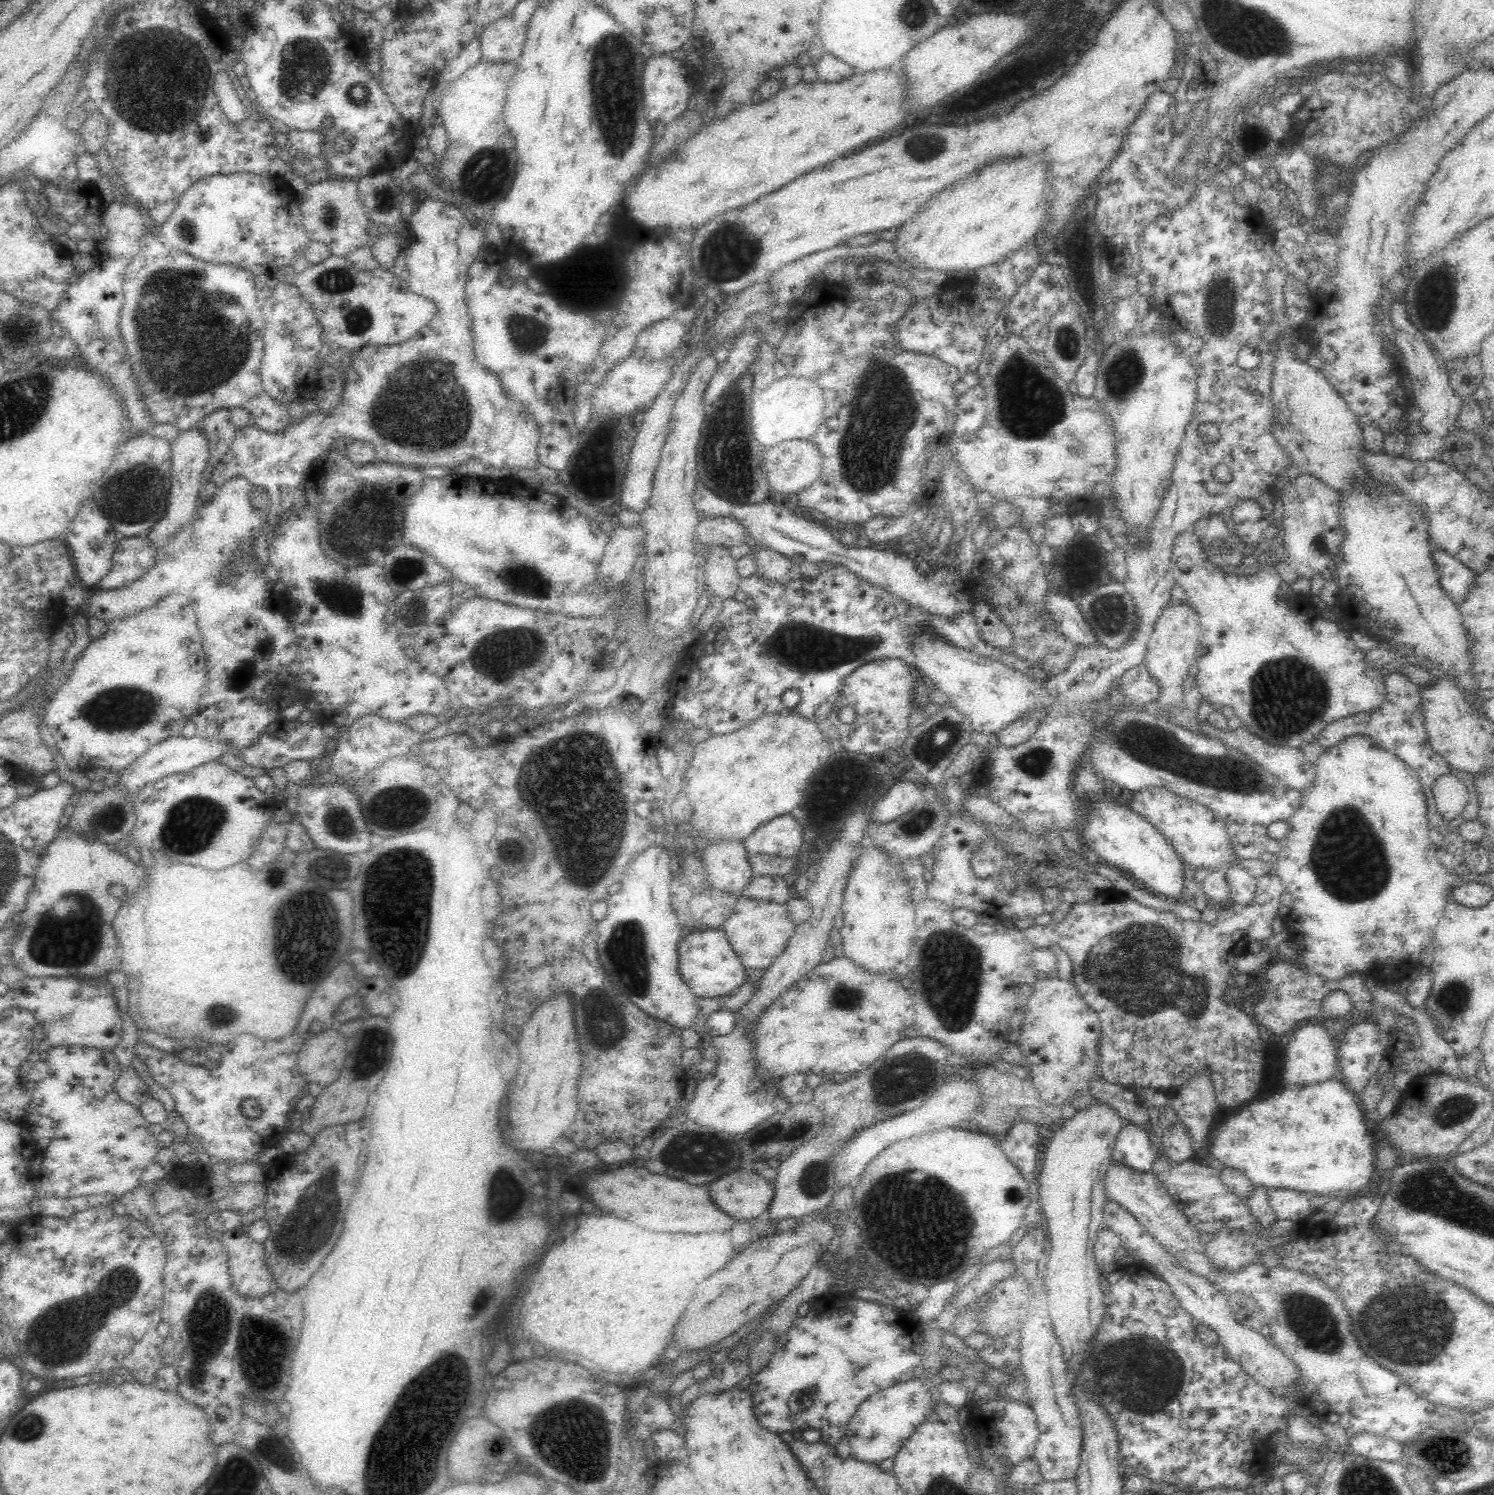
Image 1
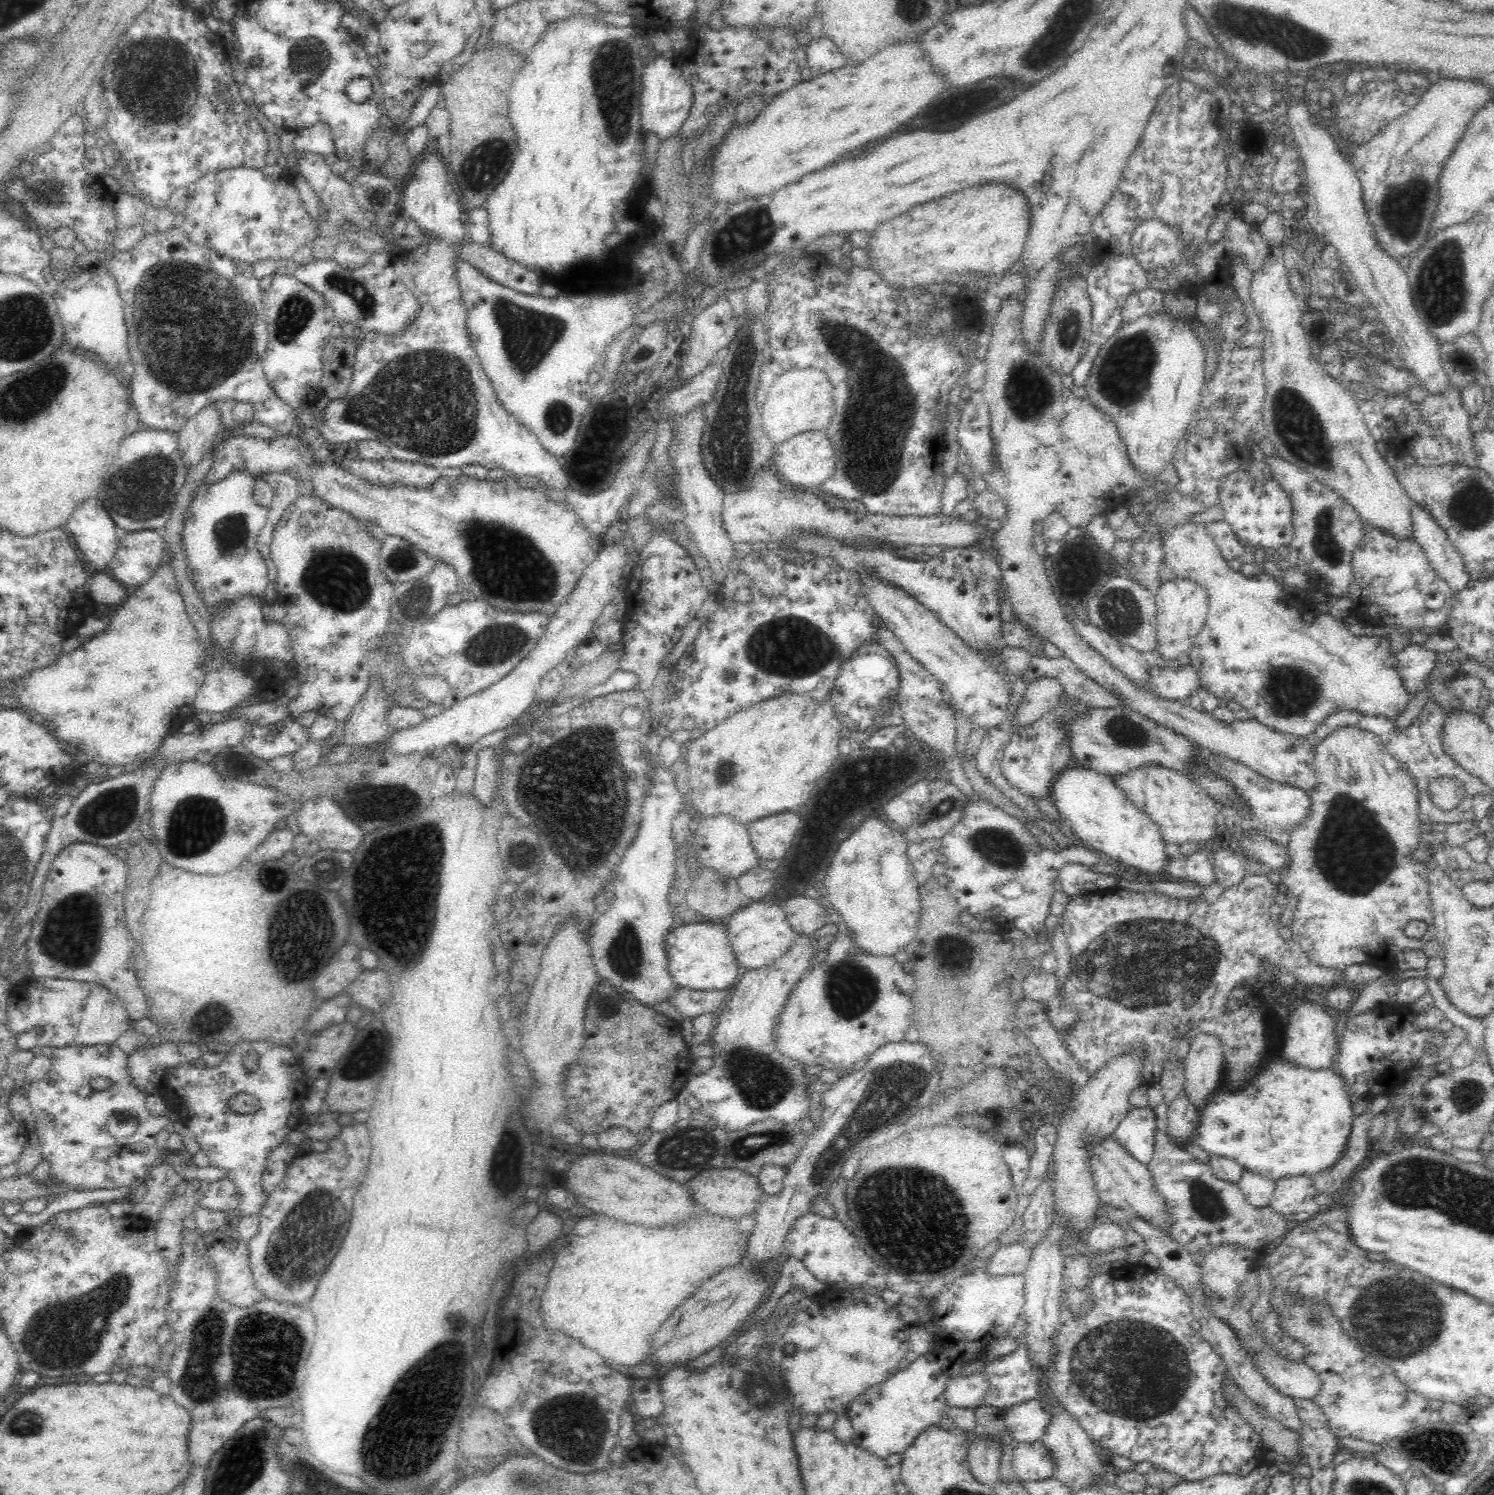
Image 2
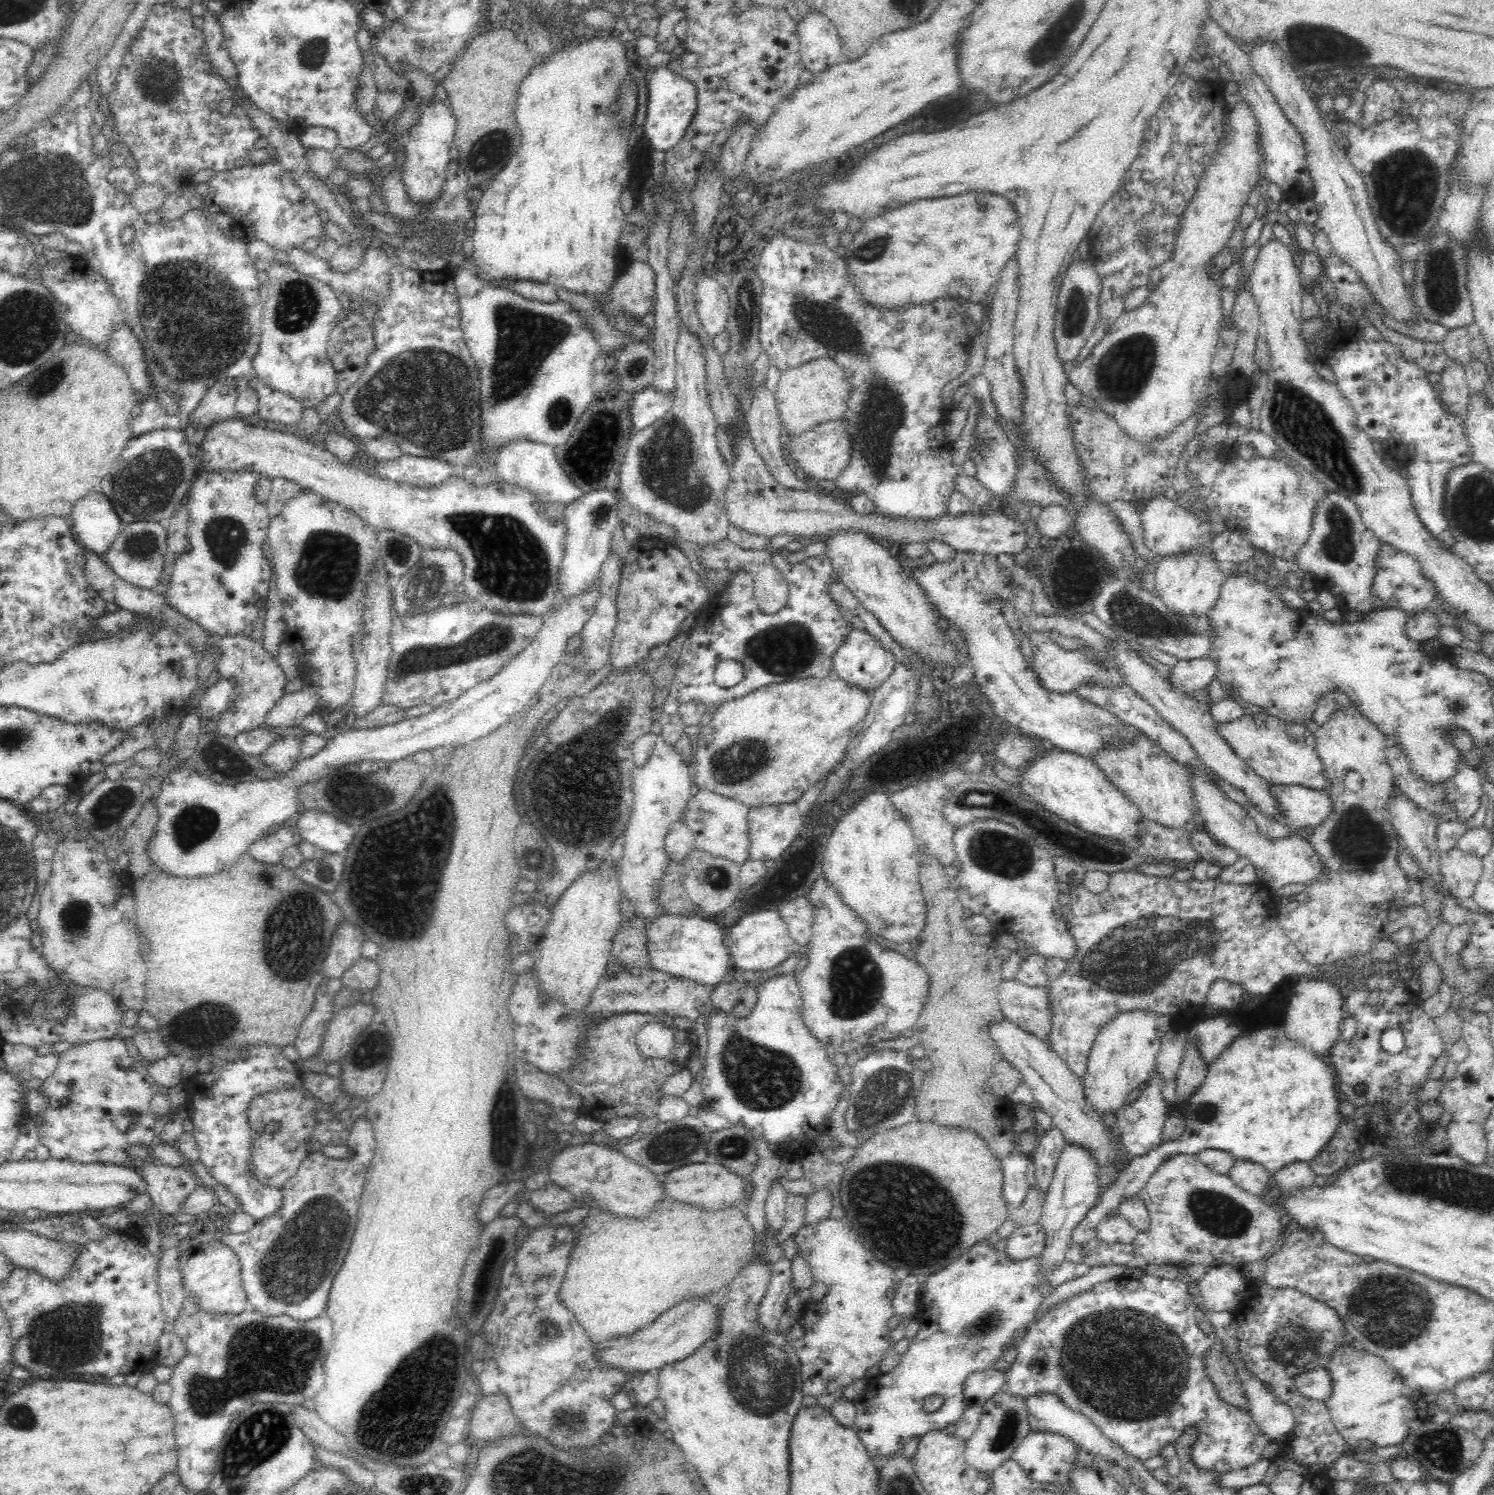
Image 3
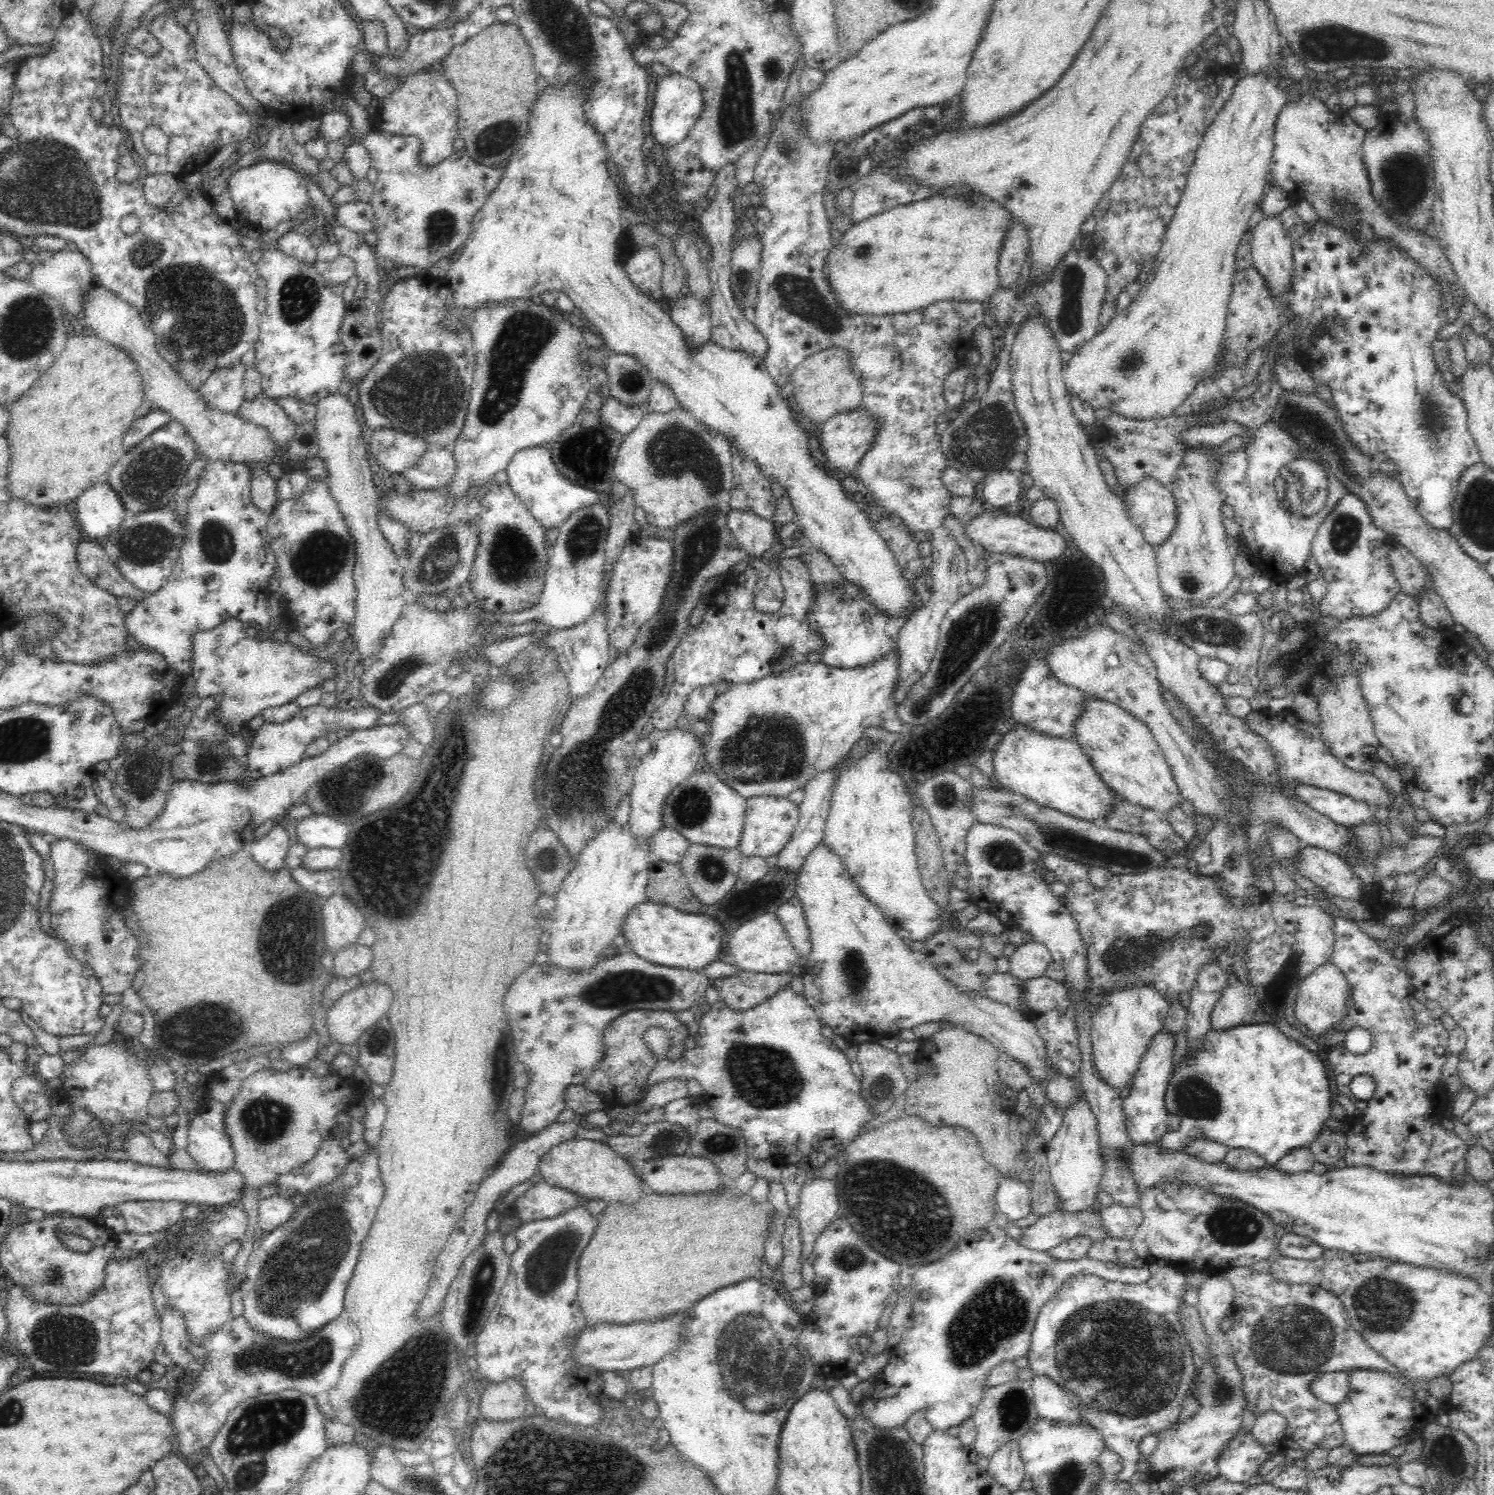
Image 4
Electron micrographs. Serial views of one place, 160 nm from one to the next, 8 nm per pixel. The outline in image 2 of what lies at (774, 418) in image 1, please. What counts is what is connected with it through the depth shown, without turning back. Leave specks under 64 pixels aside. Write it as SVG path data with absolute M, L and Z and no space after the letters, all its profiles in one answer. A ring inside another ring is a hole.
M816 368L784 372L774 380L760 414L762 414L762 430L776 446L797 434L824 431L834 414L832 386L828 376Z

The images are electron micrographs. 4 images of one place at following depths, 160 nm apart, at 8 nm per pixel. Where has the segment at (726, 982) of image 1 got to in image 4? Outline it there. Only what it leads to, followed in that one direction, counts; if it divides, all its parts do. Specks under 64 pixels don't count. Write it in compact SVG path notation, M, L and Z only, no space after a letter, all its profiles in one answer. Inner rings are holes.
M648 900L635 906L628 913L622 925L621 932L628 939L627 949L631 950L643 960L655 965L700 972L703 972L711 962L719 960L723 935L720 932L720 926L710 916L684 913L676 907L651 903Z

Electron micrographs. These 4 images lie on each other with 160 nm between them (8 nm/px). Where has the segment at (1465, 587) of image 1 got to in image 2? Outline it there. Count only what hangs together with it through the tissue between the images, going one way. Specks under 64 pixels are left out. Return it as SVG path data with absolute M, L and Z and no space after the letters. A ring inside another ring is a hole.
M1420 505L1411 507L1411 523L1413 538L1423 548L1437 577L1446 582L1448 592L1454 594L1464 590L1471 581L1470 574L1444 529L1440 529L1430 513Z

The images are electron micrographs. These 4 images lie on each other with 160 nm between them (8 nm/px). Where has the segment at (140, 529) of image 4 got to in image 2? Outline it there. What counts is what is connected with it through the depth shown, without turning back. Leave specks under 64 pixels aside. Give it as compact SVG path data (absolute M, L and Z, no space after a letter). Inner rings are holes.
M160 531L124 532L118 539L108 572L114 580L132 590L151 577L164 555L164 539Z

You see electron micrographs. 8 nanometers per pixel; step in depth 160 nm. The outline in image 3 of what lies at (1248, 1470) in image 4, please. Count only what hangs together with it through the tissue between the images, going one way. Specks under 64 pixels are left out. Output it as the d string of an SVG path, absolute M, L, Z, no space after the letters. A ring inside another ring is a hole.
M1145 1271L1138 1278L1120 1276L1107 1282L1100 1282L1086 1292L1060 1301L1057 1307L1053 1306L1039 1321L1032 1322L1027 1329L1027 1333L1016 1342L1017 1355L1010 1366L1004 1370L1004 1386L1001 1390L1008 1391L1012 1397L1022 1398L1040 1393L1056 1395L1071 1411L1084 1414L1086 1418L1092 1421L1092 1424L1096 1425L1096 1429L1100 1430L1104 1437L1108 1437L1112 1442L1121 1446L1126 1454L1138 1460L1146 1461L1160 1455L1166 1445L1174 1444L1175 1446L1175 1442L1182 1437L1184 1432L1195 1430L1197 1433L1196 1440L1192 1442L1190 1452L1188 1452L1190 1463L1200 1469L1214 1470L1217 1473L1229 1473L1248 1468L1254 1462L1262 1459L1262 1452L1271 1441L1260 1431L1258 1425L1248 1413L1240 1411L1240 1409L1236 1409L1220 1399L1212 1379L1205 1372L1205 1366L1202 1366L1200 1360L1194 1358L1194 1356L1205 1356L1213 1347L1217 1347L1217 1343L1215 1338L1200 1331L1196 1319L1196 1308L1192 1299L1183 1280L1179 1278L1173 1280L1160 1278Z

